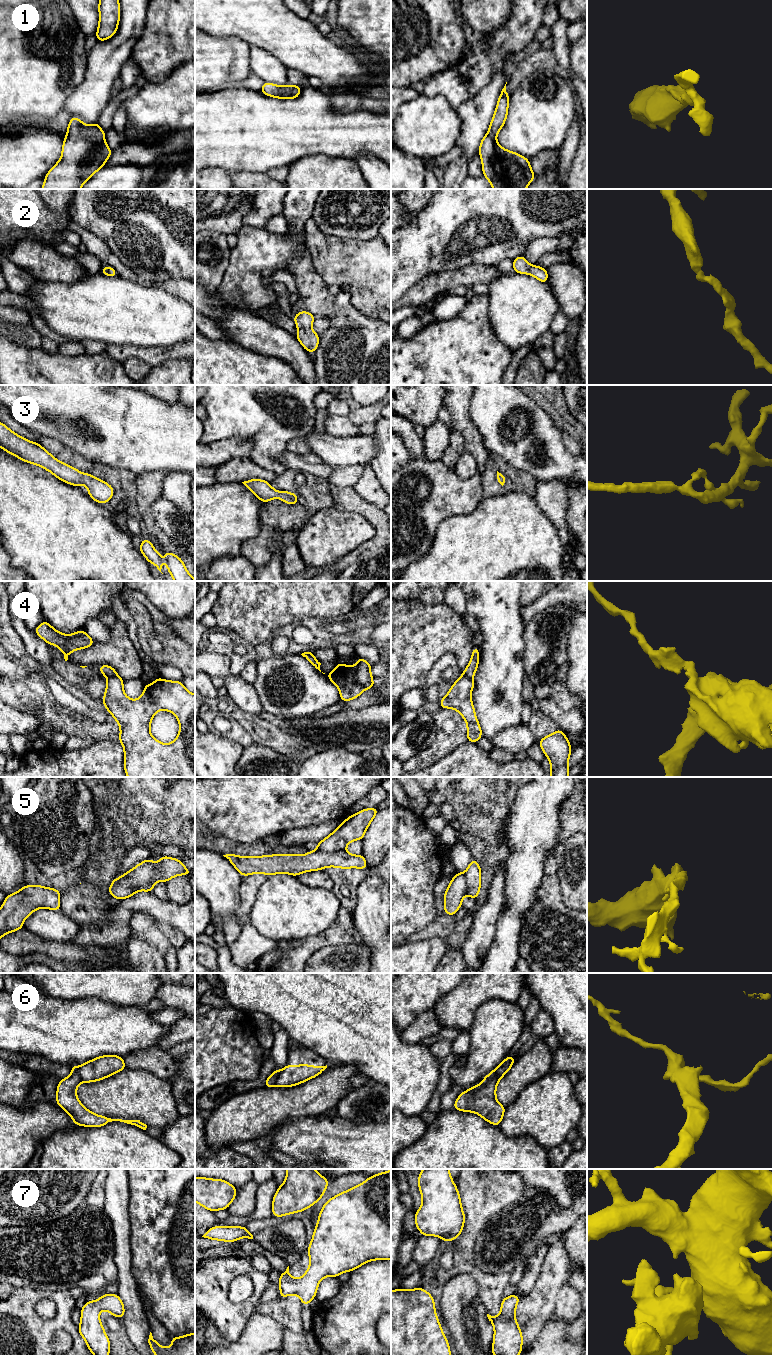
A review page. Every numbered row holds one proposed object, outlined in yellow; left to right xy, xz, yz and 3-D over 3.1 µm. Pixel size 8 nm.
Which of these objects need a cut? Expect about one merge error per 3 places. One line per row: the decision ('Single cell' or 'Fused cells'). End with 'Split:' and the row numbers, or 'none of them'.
1: Single cell
2: Single cell
3: Single cell
4: Fused cells
5: Fused cells
6: Fused cells
7: Single cell
Split: 4, 5, 6

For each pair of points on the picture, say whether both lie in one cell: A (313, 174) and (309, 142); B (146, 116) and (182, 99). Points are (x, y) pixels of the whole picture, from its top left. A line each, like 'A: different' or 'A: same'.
A: different
B: same

